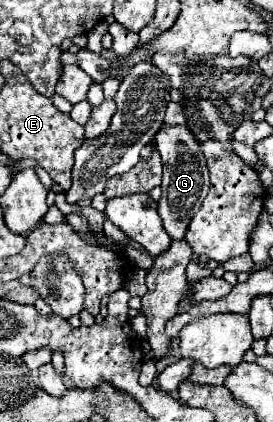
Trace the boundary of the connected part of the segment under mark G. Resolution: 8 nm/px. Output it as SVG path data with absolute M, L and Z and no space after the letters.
M164 125L156 135L156 149L160 151L164 163L162 199L158 201L158 215L162 217L162 225L172 239L184 239L192 217L202 207L202 201L210 189L206 161L198 141L194 139L192 131L186 125L176 125L176 127Z

